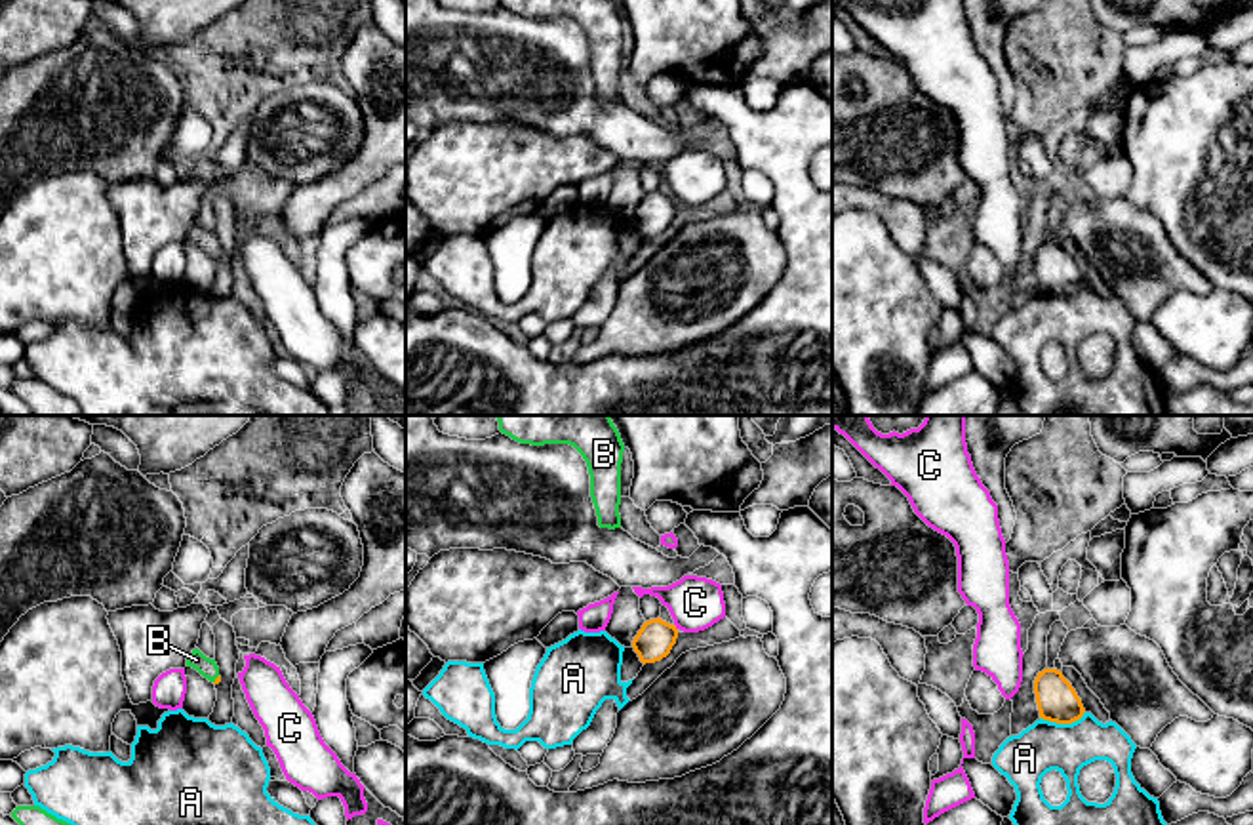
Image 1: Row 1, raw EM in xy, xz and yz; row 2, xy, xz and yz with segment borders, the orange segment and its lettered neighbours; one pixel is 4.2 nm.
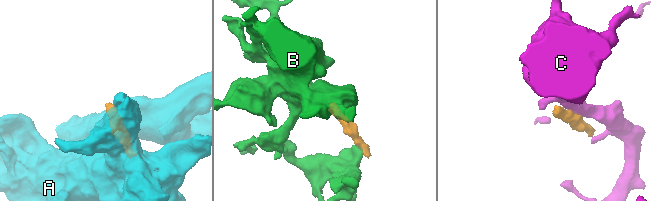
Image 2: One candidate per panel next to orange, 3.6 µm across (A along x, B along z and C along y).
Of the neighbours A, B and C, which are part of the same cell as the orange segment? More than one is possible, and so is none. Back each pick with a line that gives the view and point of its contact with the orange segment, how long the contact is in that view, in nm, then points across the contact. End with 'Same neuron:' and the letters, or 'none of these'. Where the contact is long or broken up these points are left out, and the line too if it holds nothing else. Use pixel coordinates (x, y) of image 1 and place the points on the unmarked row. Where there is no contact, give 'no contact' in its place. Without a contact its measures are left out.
B: meets orange in xy at (216, 252); contact 40 nm long; runs through xy (218, 252), (216, 252), (197, 233)
Same neuron: B

